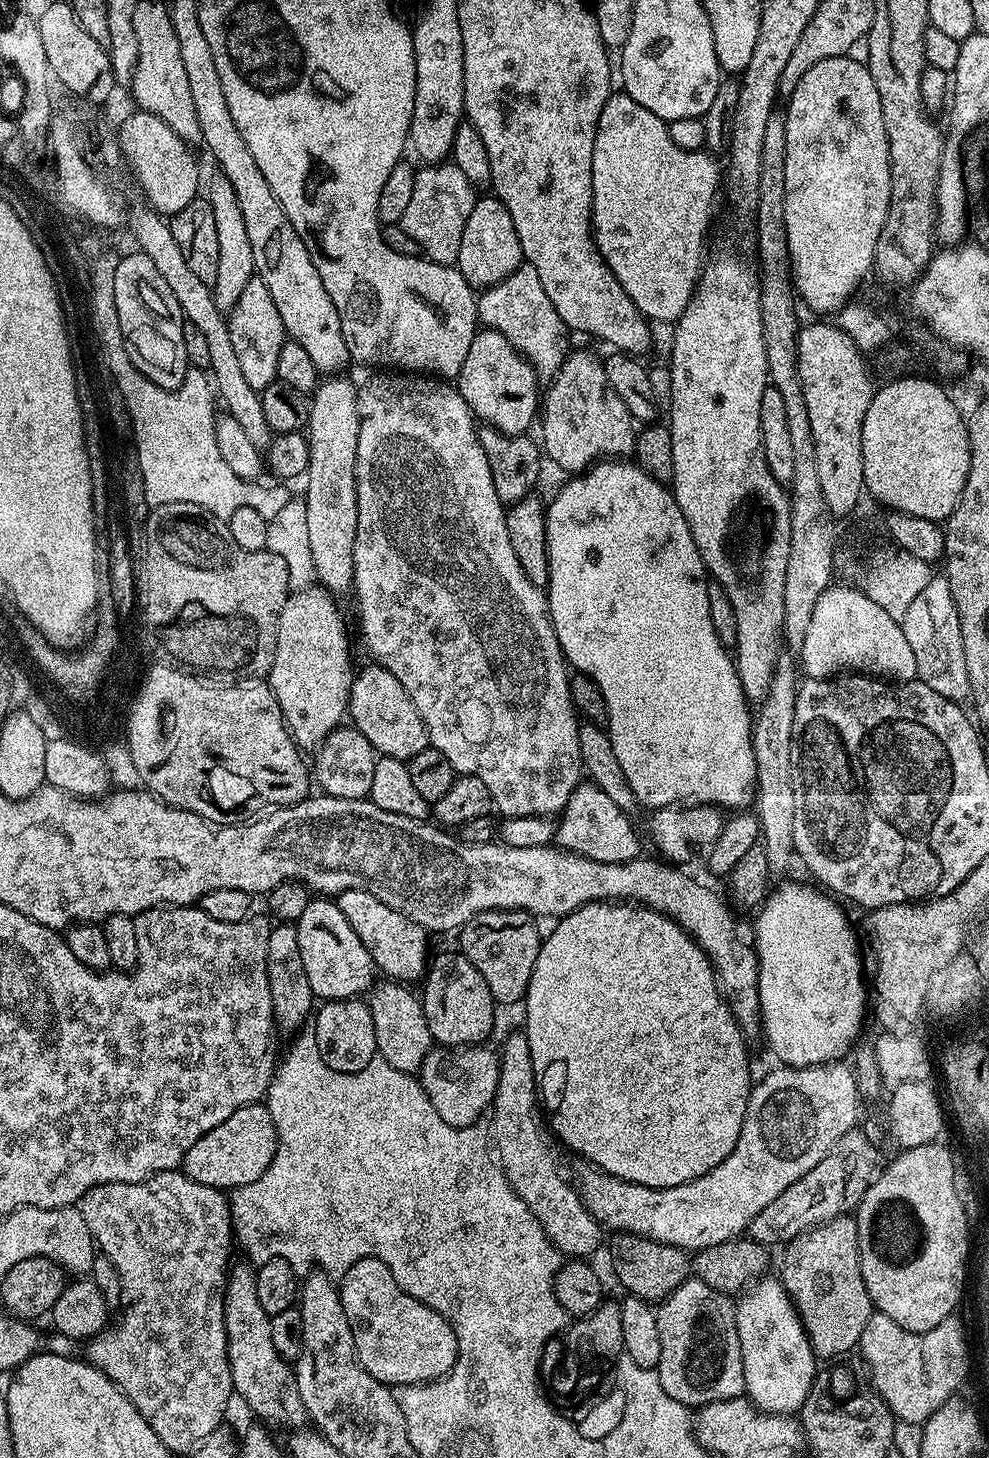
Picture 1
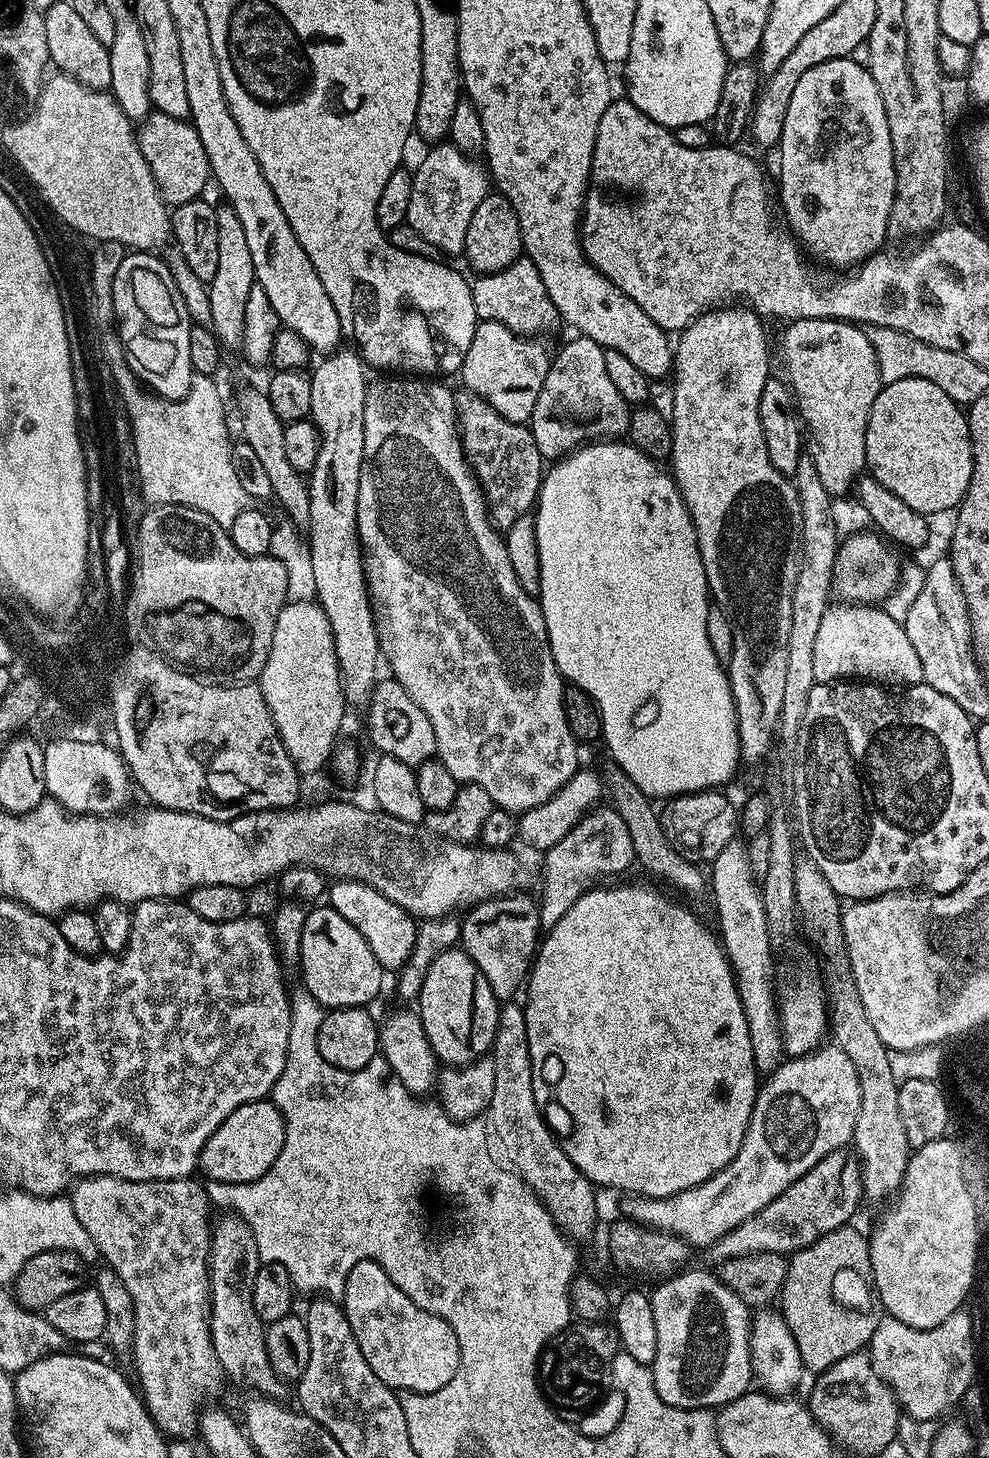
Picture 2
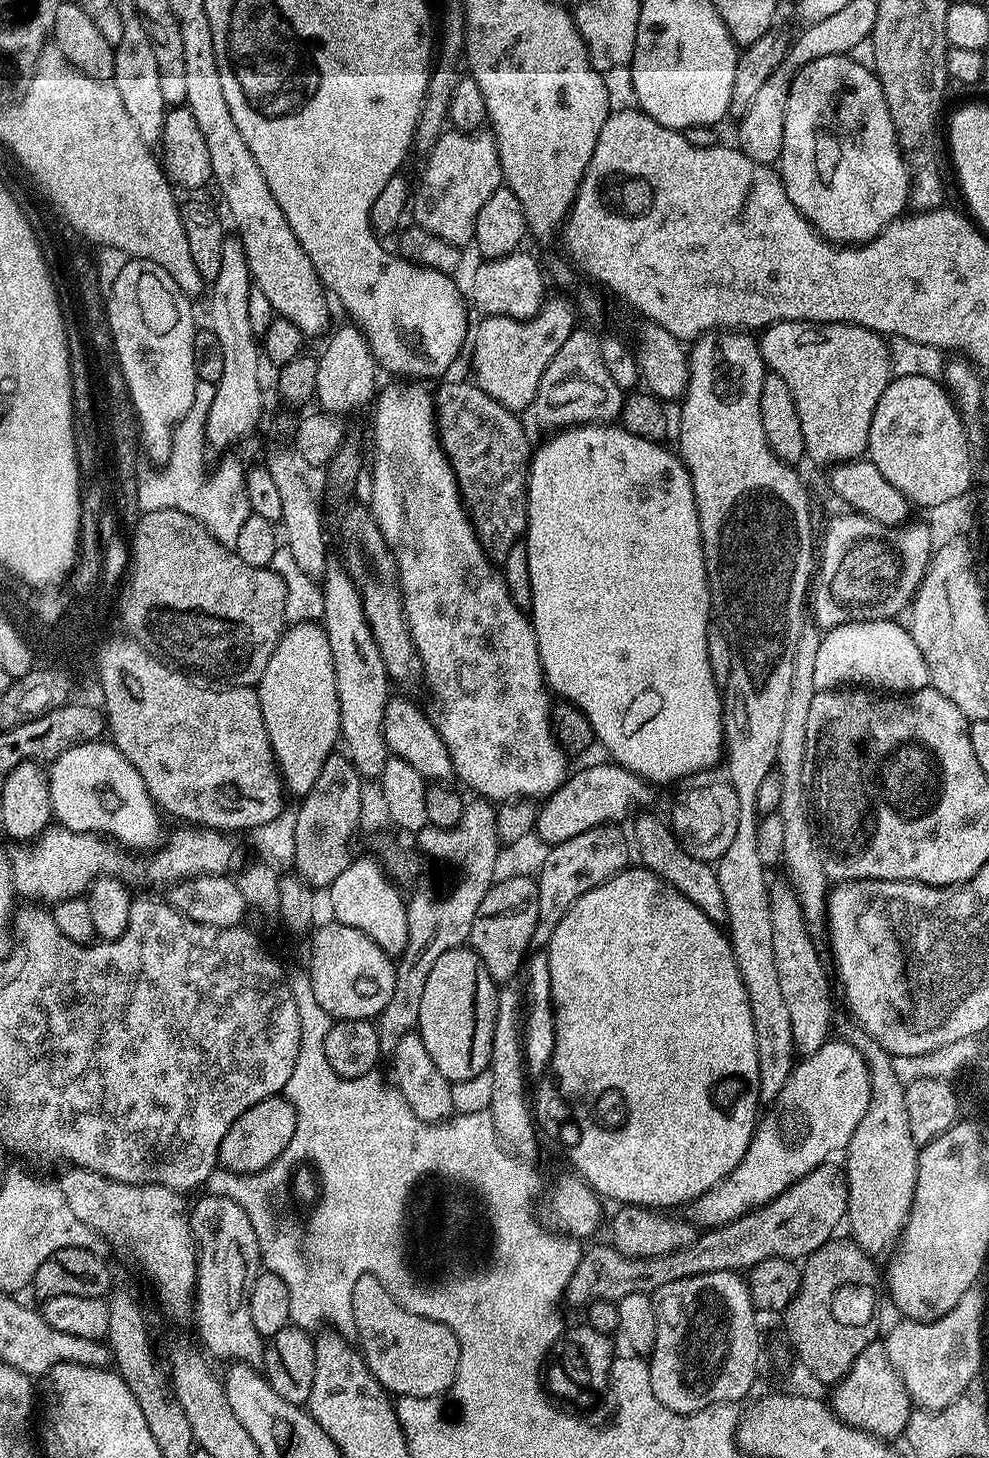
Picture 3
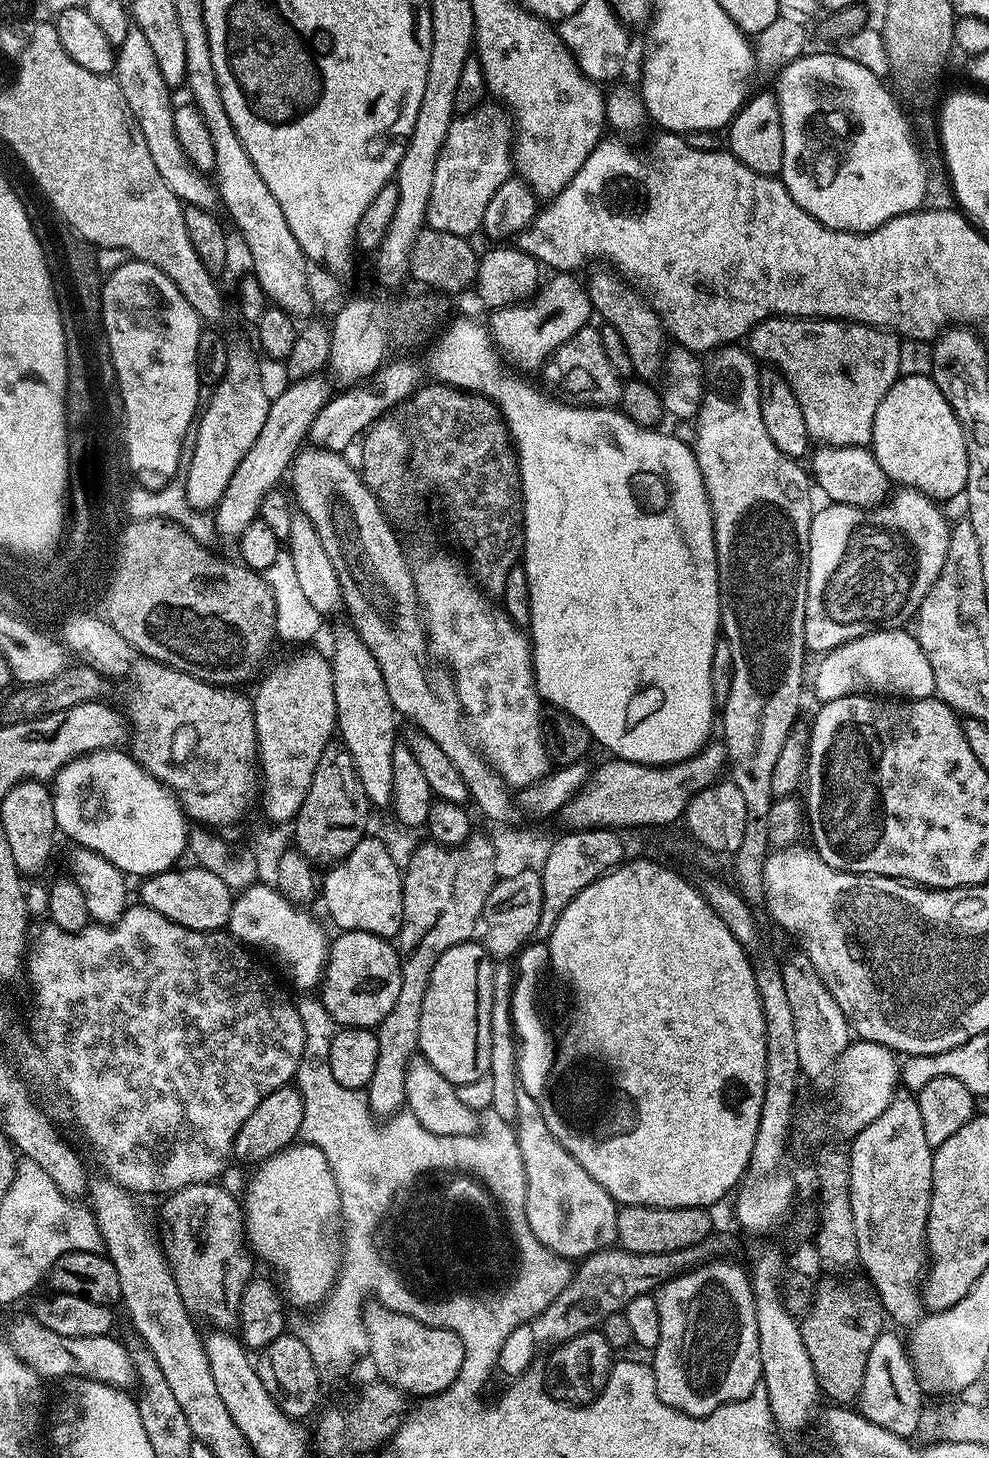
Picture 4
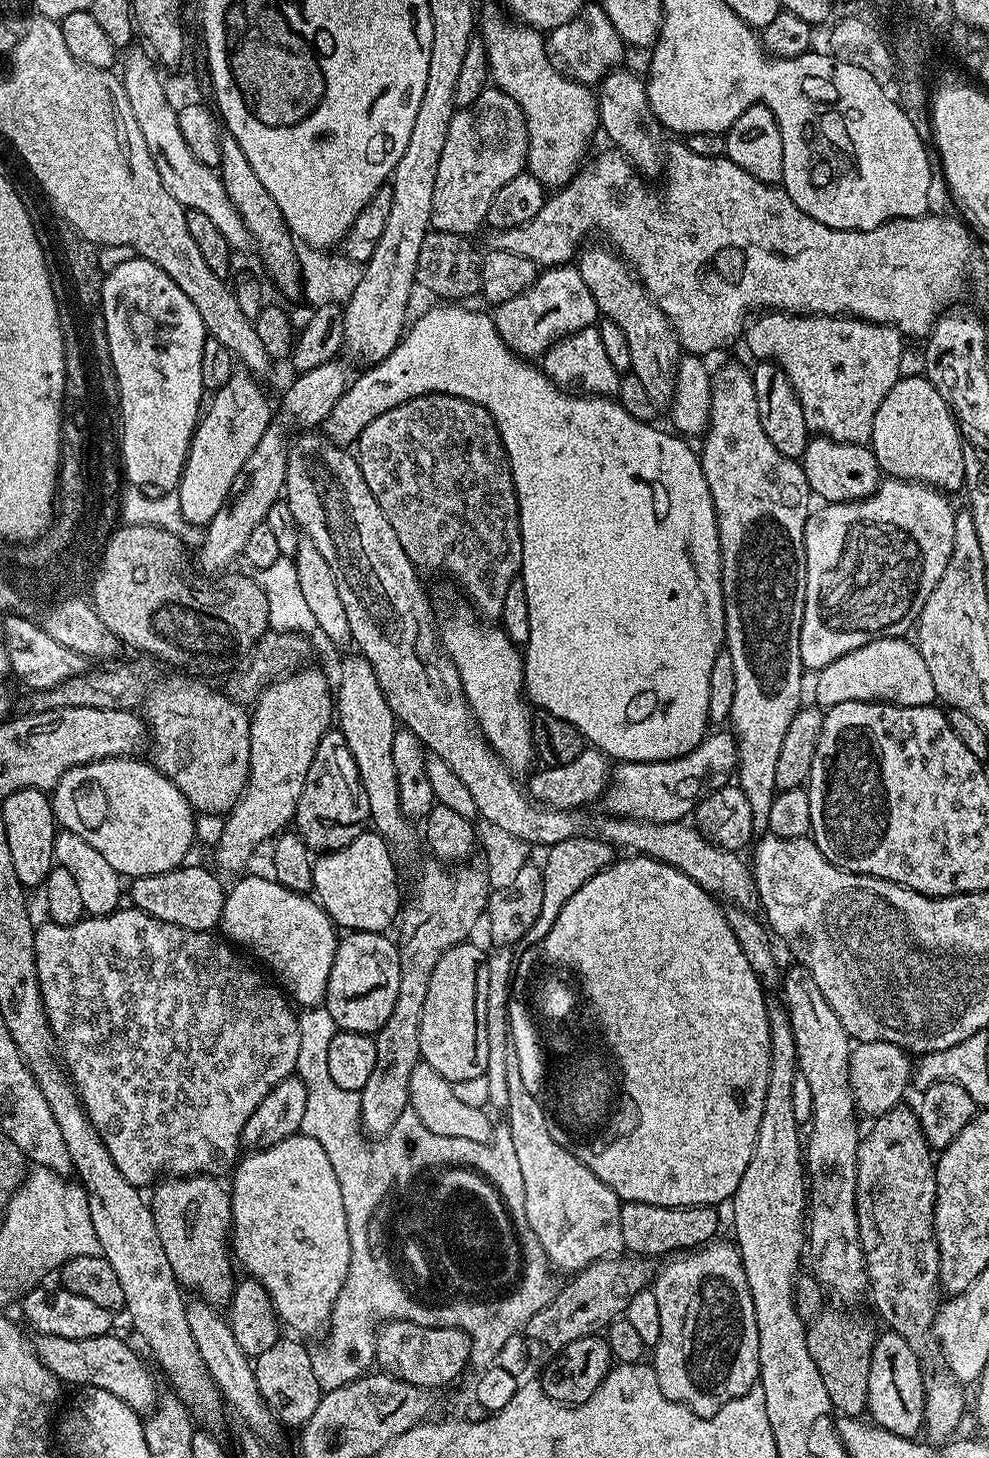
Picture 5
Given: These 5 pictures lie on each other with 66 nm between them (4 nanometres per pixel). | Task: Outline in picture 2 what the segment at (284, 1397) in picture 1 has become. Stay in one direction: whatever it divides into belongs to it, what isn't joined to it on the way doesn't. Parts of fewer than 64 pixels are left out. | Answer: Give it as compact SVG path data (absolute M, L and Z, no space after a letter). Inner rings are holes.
M224 1214L220 1221L212 1224L212 1251L208 1258L208 1278L212 1285L212 1321L210 1330L212 1331L212 1345L214 1352L218 1354L220 1371L224 1373L229 1381L237 1380L240 1384L252 1388L253 1393L267 1396L270 1400L283 1401L284 1395L289 1395L290 1388L283 1379L280 1378L271 1365L267 1356L267 1342L265 1340L266 1326L258 1318L254 1310L254 1298L252 1297L252 1283L254 1278L258 1278L260 1269L260 1255L258 1246L246 1226L246 1222L235 1214Z

